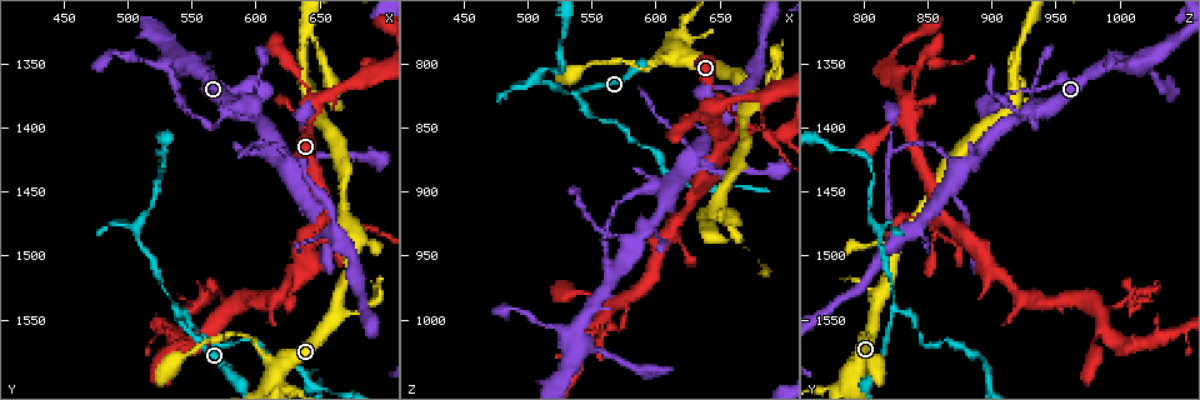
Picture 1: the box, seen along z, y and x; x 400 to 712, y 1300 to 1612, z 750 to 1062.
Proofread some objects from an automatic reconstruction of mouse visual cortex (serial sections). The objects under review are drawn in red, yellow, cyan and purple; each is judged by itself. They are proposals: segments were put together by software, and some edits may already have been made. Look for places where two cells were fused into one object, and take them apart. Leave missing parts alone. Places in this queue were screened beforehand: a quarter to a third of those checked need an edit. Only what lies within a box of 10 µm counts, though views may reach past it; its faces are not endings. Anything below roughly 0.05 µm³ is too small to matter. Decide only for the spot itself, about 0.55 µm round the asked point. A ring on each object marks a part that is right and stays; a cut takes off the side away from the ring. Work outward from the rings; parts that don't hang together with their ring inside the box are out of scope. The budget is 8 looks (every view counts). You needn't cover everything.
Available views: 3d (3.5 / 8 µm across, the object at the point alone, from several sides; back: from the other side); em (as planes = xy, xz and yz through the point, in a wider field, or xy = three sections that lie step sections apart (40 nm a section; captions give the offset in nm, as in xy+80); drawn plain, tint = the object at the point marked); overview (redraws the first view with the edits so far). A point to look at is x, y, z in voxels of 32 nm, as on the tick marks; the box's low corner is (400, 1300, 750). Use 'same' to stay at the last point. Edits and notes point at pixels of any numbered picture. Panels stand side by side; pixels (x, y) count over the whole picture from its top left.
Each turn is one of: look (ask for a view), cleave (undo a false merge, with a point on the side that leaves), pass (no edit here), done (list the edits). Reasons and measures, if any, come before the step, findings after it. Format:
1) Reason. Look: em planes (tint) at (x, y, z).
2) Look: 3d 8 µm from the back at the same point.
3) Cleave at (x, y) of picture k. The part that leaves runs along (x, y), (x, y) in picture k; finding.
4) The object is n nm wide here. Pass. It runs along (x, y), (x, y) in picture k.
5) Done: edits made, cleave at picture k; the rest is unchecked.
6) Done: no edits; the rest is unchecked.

Looks like a crossing. Look: 3d 3.5 µm at (640, 1396, 830).

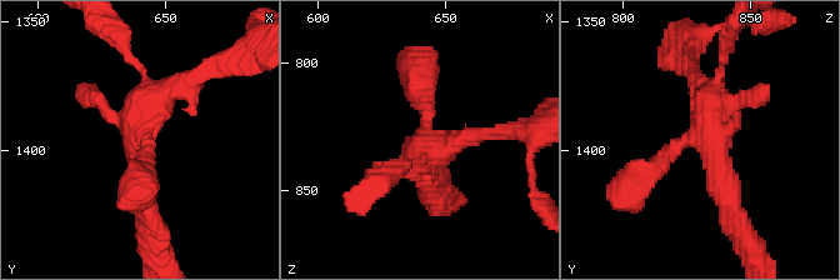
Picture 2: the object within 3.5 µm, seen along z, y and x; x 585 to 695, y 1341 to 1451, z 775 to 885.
Look: em xy step 5 (tint) at (641, 1396, 830).

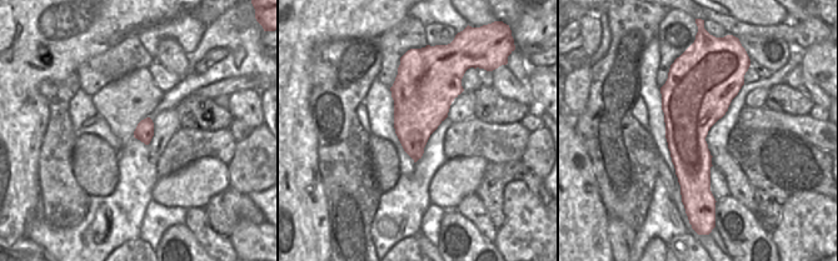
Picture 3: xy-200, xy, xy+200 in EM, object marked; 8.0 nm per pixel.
The object is 460 nm wide here. Pass. It runs along (638, 180), (704, 138), (730, 210) in picture 2; one cell here.

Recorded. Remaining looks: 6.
Narrows sharply. Look: 3d 3.5 µm at (688, 1360, 826).

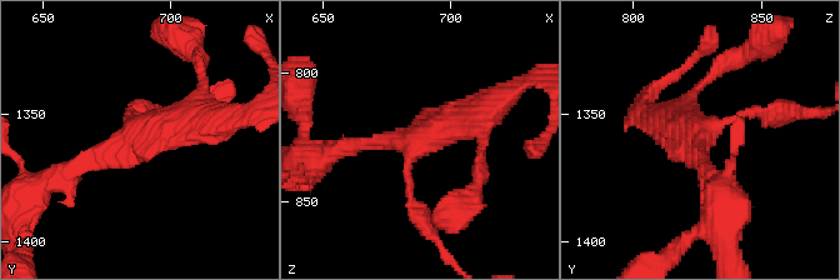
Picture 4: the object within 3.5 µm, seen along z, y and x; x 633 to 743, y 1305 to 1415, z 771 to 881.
Look: em xy step 3 (tint) at (687, 1360, 826).

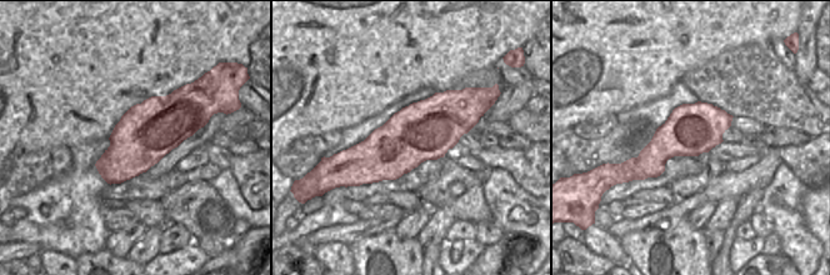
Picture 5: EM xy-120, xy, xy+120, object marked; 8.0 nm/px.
Pass. Continuous, no second cell.

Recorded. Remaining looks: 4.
Three arms meet. Look: 3d 3.5 µm at (644, 1380, 918).

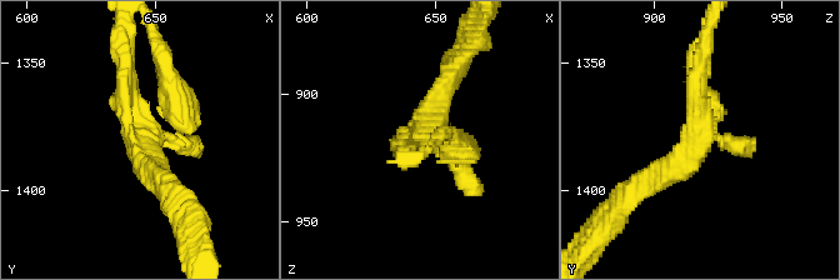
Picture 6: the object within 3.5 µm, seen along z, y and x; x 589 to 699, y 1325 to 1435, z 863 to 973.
Look: em xy step 2 (tint) at (643, 1383, 917).

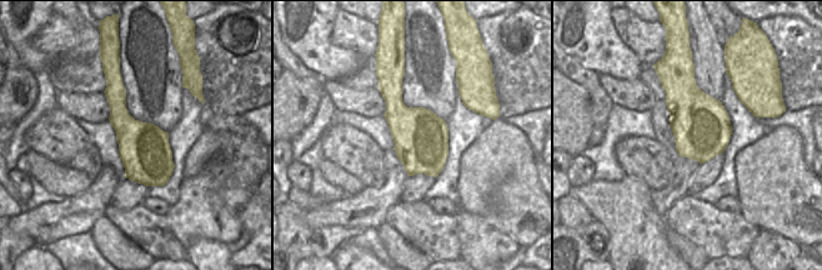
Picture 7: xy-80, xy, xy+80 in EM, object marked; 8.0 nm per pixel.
Pass. It runs along (639, 190), (703, 136), (700, 68) in picture 6; continuous, no second cell.

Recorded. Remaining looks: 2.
Done: no edits; the rest is unchecked.

